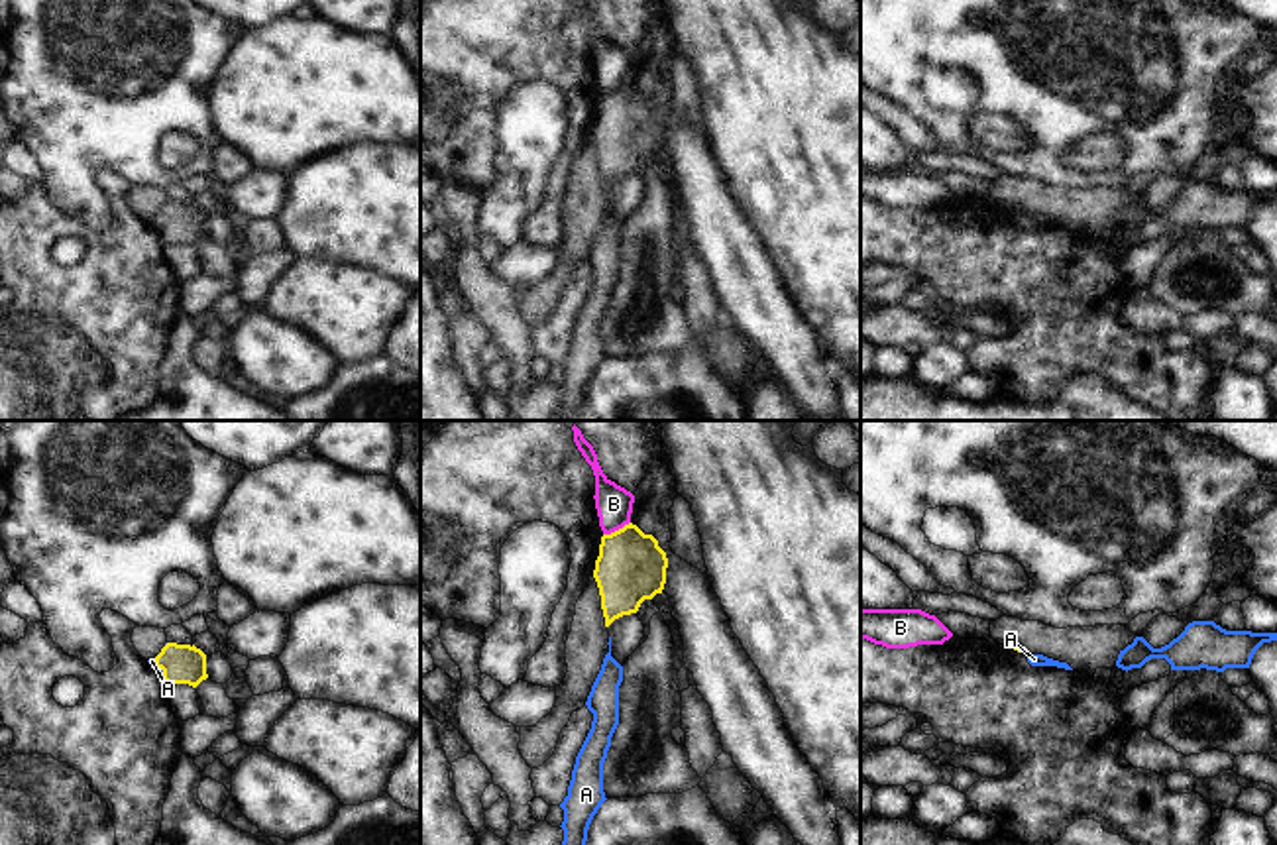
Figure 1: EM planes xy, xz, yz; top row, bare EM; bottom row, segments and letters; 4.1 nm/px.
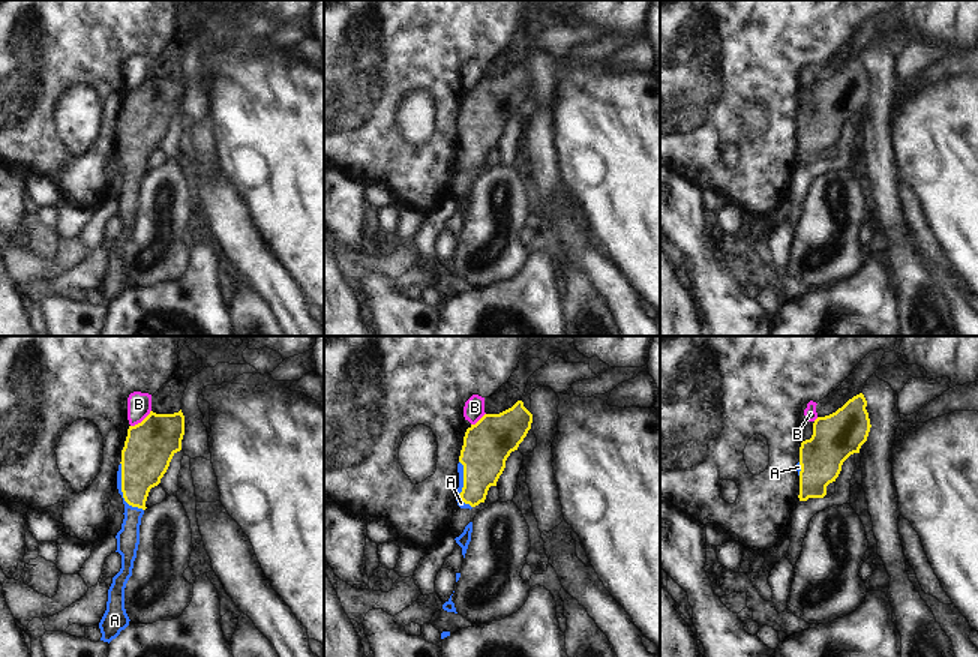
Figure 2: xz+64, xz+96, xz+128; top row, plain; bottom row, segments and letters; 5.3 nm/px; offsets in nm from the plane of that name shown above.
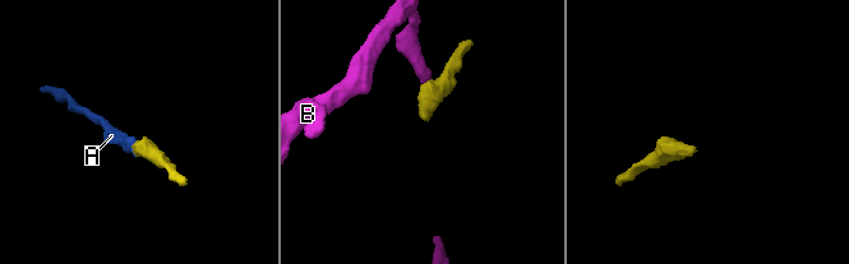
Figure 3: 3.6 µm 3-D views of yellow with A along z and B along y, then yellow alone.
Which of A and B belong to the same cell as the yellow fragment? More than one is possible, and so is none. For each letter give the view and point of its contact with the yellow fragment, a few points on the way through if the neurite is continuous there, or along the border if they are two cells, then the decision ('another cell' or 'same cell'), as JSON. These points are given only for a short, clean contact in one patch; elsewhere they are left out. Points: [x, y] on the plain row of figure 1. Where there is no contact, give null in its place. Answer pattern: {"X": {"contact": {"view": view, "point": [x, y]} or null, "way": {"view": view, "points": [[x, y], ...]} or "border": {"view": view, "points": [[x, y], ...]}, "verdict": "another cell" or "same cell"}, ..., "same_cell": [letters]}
{"A": {"contact": {"view": "xy", "point": [160, 226]}, "way": {"view": "xy", "points": [[181, 223], [160, 226], [152, 221]]}, "verdict": "same cell"}, "B": {"contact": {"view": "xz", "point": [615, 91]}, "border": {"view": "xz", "points": [[629, 81], [604, 95]]}, "verdict": "another cell"}, "same_cell": ["A"]}

